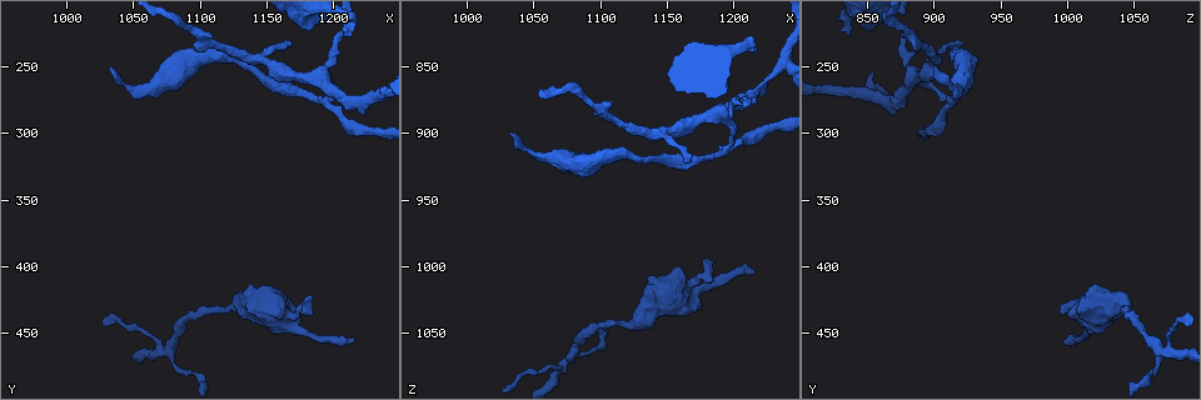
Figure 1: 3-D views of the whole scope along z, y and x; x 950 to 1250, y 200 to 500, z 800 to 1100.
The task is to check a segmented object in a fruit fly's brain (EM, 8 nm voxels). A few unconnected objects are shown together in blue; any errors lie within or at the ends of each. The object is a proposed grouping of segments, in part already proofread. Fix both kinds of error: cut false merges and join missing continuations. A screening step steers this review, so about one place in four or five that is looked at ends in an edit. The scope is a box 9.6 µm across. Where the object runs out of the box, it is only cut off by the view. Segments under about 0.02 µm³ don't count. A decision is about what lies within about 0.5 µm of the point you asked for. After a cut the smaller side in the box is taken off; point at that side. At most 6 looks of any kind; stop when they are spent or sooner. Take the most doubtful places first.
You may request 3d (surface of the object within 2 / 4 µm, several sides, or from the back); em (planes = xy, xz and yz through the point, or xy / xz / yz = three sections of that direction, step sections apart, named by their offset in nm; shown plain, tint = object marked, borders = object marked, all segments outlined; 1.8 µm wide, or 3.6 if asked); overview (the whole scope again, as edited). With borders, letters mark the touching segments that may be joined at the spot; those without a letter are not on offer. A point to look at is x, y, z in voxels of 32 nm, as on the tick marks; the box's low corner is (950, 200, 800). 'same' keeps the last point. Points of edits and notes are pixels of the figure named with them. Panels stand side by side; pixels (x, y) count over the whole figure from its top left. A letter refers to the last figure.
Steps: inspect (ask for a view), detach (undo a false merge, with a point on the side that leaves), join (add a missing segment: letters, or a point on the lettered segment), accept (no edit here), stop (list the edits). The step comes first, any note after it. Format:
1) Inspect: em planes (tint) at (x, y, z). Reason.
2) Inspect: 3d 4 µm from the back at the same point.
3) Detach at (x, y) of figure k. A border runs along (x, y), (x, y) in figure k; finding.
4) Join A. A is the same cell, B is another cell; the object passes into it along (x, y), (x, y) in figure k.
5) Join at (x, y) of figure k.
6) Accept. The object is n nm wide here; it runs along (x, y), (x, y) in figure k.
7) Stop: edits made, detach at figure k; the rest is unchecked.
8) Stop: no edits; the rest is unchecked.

Inspect: em planes (borders) at (1192, 260, 888). Three arms meet.

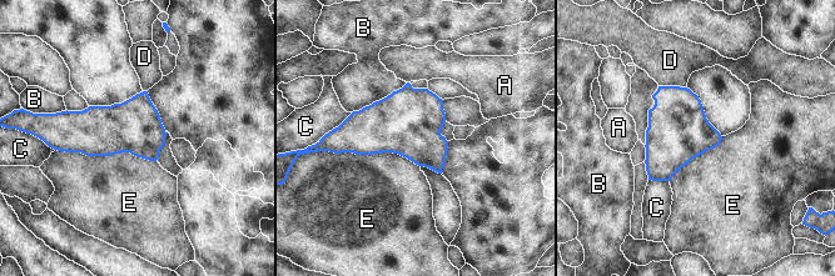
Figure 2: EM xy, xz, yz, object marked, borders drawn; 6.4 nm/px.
Accept. The object is 340 nm wide here; A, B, C, D and E are other cells; a border runs along (55, 149), (155, 161) in figure 2; continuous, no second neuron.

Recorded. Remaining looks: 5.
Inspect: em yz step 16 (tint) at (1078, 462, 1068). A narrow waist.

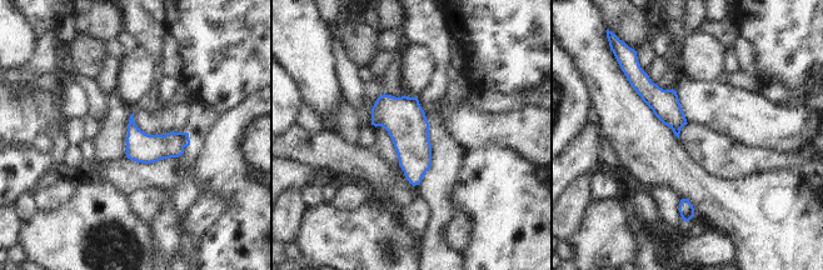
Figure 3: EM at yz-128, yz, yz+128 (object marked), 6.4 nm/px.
Inspect: em planes (borders) at the same point.

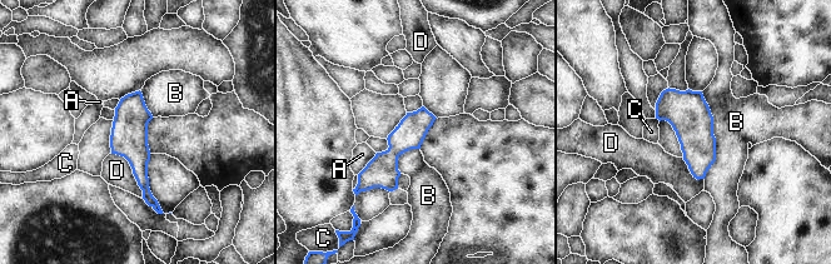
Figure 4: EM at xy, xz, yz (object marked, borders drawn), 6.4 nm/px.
Accept. The object is 190 nm wide here; the longest contact is with B, 550 nm; A, B, C and D are other cells; all the same neuron.

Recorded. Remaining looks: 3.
Inspect: 3d 4 µm at (1216, 454, 1006). Branch stops here.

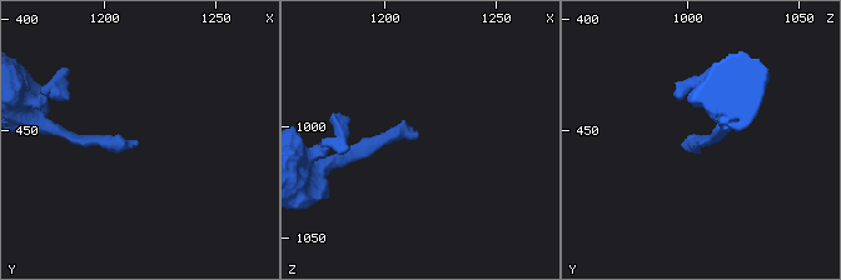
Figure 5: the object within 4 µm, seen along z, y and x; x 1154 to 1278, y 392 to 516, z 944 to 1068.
Inspect: em yz step 16 (borders) at (1214, 455, 1004).

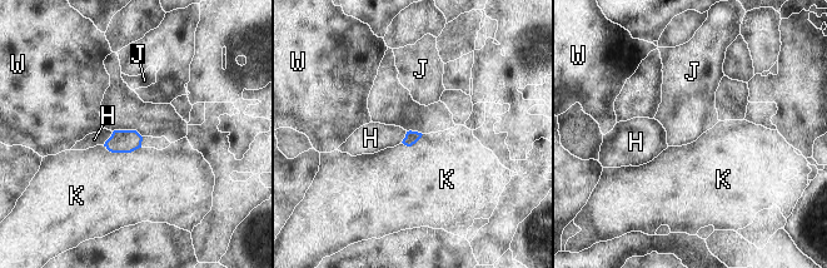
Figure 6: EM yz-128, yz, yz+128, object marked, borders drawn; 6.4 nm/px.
Join H. The longest contact is with K, 260 nm; H is the same cell, J, K and W are other cells; the neuron continues.

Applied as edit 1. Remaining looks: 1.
Stop: edits made, join at figure 6; the rest is unchecked.

